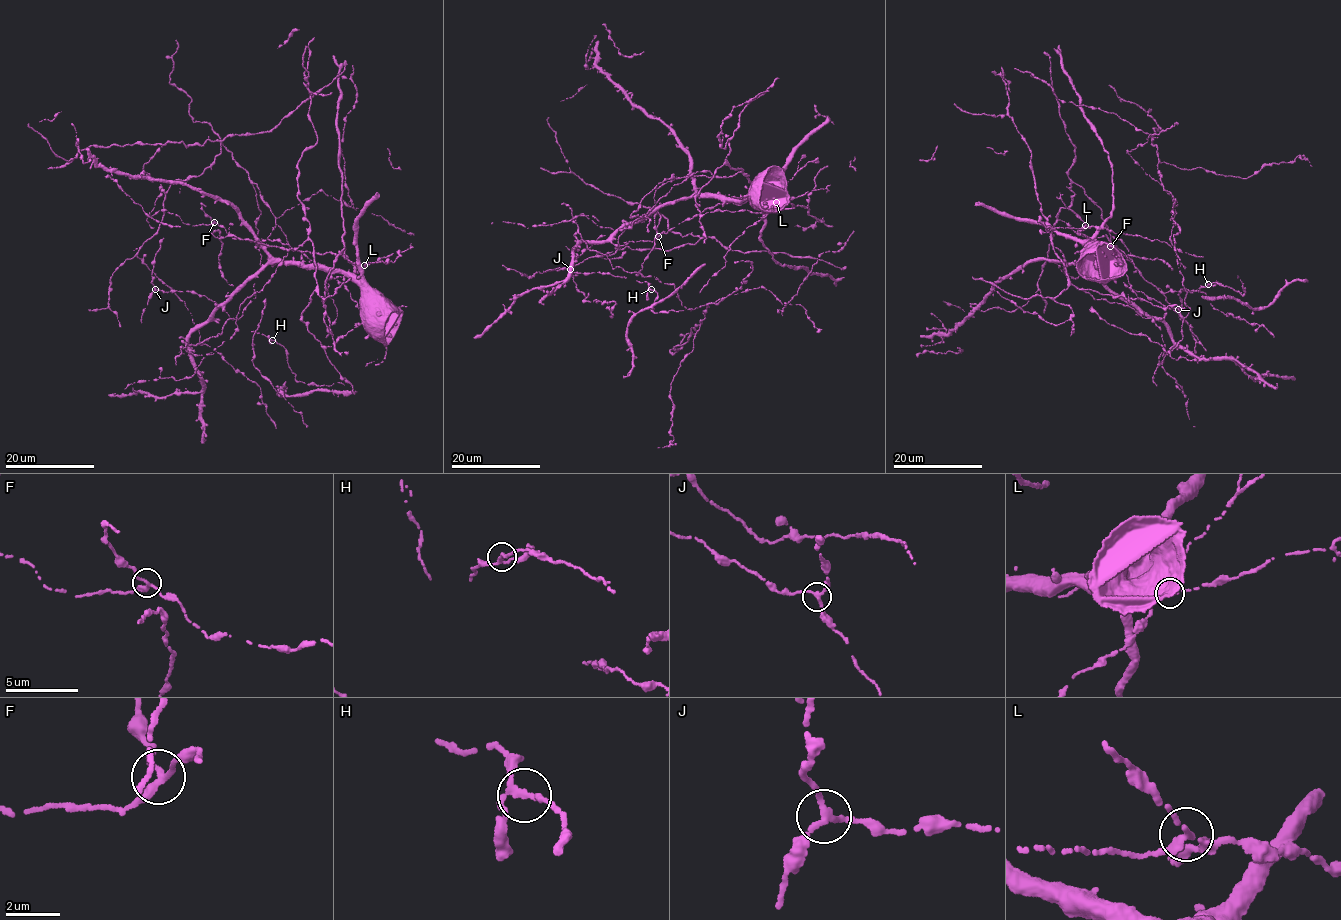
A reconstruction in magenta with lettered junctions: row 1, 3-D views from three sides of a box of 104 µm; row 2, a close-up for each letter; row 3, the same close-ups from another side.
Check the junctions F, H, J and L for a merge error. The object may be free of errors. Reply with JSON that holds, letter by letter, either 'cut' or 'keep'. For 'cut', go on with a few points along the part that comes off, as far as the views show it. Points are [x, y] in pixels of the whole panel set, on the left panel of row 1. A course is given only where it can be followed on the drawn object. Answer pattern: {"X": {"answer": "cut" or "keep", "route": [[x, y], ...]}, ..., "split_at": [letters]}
{"F": {"answer": "keep"}, "H": {"answer": "keep"}, "J": {"answer": "keep"}, "L": {"answer": "cut", "route": [[364, 264], [393, 262], [399, 249]]}, "split_at": ["L"]}

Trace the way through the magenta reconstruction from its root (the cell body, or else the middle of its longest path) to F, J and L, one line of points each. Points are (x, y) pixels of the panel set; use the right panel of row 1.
F: (1082, 268), (1089, 239), (1097, 229), (1090, 226), (1079, 230), (1087, 237), (1087, 245), (1111, 253), (1110, 246)
J: (1082, 268), (1092, 243), (1092, 273), (1164, 323), (1170, 352), (1183, 336), (1189, 290), (1180, 290), (1178, 309)
L: (1082, 268), (1089, 239), (1097, 229), (1085, 225)

